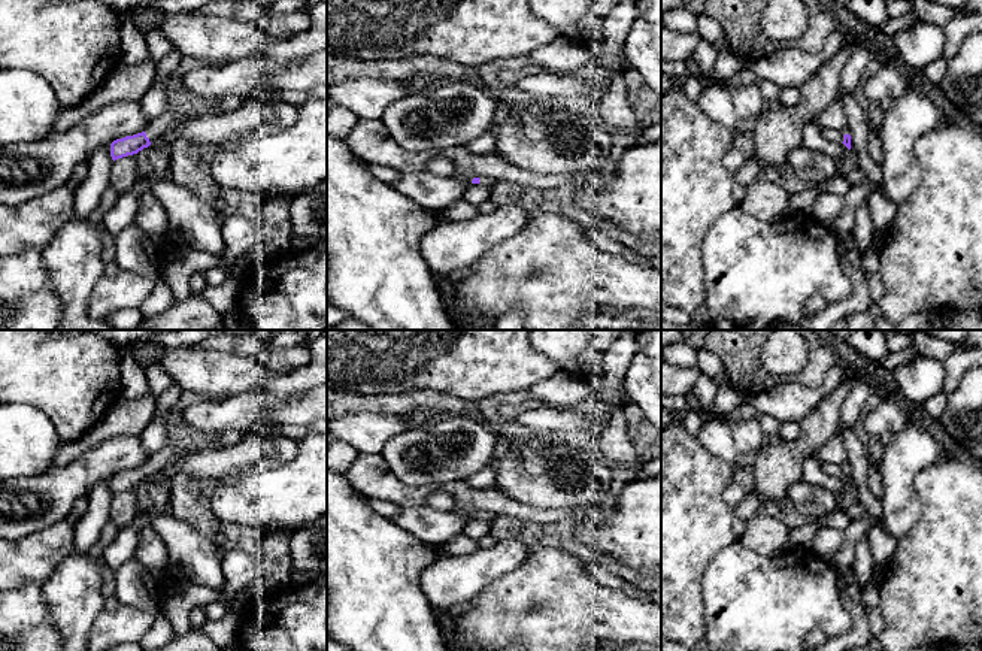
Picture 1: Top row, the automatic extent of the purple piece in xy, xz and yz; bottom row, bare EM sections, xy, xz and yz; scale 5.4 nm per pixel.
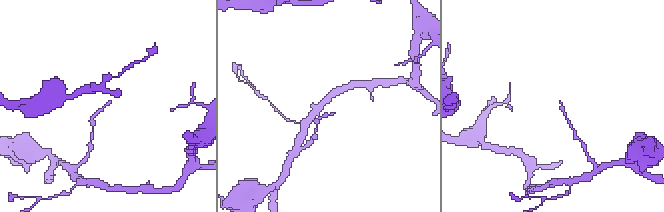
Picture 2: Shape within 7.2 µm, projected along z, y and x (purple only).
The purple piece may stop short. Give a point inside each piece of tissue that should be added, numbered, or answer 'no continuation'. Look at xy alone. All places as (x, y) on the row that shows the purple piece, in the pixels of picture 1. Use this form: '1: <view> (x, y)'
1: xy (157, 127)

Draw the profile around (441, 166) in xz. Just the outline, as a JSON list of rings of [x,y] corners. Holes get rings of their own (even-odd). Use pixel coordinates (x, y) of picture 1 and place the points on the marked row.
[[[434,157],[427,163],[425,172],[430,172],[437,176],[449,176],[455,173],[458,167],[455,163],[445,157]]]

